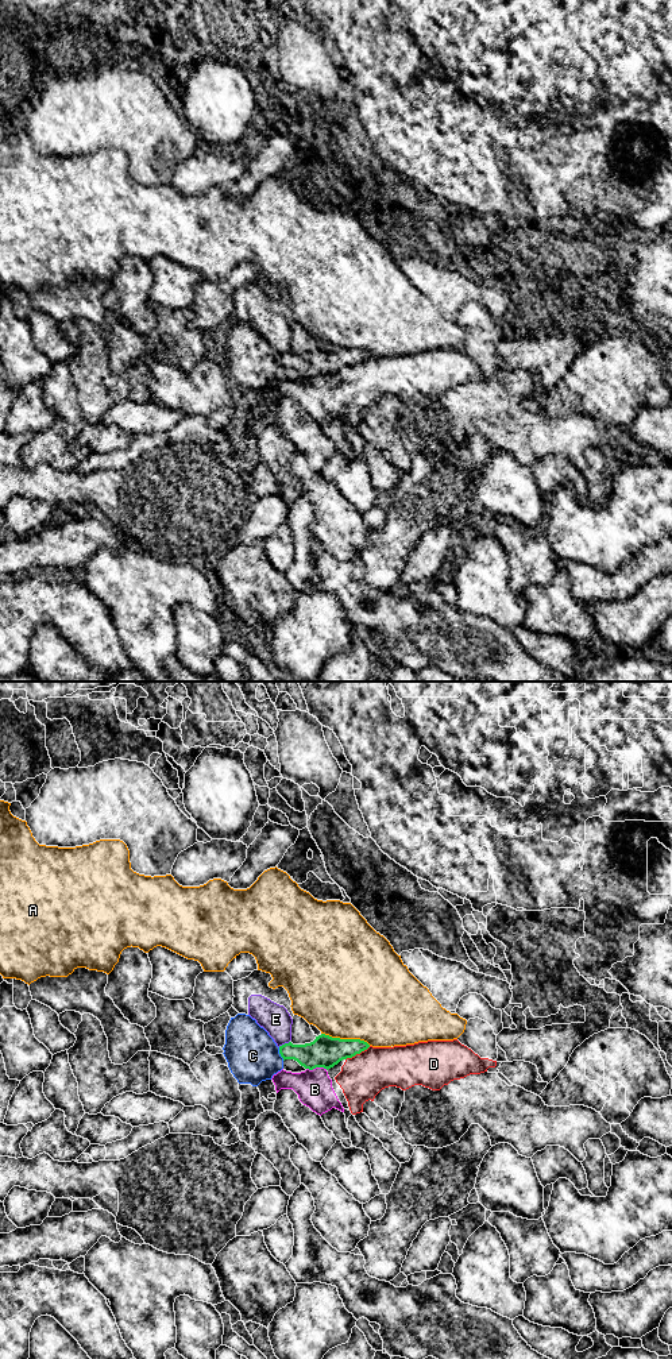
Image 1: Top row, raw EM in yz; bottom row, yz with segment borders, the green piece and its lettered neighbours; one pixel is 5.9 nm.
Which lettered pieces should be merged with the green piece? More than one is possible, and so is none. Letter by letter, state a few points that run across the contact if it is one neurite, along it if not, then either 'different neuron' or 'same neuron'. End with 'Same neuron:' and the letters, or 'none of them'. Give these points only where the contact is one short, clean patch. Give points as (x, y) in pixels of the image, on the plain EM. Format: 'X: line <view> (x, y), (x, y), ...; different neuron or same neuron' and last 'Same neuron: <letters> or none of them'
A: different neuron
B: line yz (306, 377), (327, 378); different neuron
C: different neuron
D: line yz (370, 355), (346, 369); different neuron
E: line yz (289, 350), (278, 355); different neuron
Same neuron: none of them

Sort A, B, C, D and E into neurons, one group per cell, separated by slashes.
A / B D / C / E

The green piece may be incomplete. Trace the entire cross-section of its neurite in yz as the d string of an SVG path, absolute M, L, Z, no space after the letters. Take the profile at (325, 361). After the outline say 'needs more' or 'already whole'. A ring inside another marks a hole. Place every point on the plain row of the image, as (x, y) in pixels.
M321 343L310 352L279 355L279 363L285 368L294 368L305 378L331 378L340 370L352 367L367 359L370 354L360 348L340 348Z; already whole

